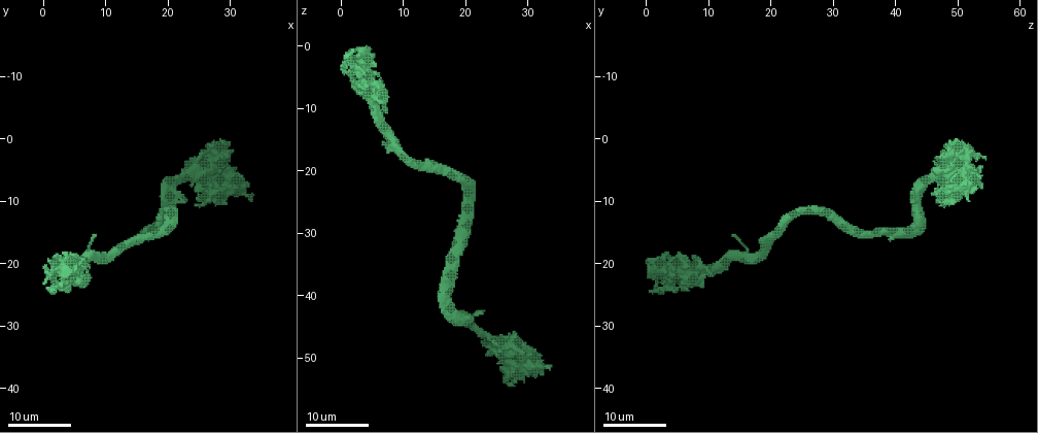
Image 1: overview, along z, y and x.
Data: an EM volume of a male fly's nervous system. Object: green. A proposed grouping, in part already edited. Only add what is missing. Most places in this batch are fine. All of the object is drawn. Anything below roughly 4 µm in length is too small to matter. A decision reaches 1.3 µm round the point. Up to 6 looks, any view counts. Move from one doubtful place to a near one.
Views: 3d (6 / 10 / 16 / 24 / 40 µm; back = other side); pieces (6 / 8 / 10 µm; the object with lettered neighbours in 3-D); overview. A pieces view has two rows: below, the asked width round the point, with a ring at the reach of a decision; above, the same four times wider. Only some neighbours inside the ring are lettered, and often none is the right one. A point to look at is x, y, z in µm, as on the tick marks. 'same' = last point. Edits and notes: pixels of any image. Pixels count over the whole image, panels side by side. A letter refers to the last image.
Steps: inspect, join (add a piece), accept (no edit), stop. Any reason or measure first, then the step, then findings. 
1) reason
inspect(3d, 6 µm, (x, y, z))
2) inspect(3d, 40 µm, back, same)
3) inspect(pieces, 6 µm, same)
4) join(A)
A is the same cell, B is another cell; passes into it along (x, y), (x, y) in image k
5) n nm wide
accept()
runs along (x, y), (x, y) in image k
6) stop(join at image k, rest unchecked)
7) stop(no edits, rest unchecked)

branch stops here
inspect(3d, 16 µm, (33.5, 10.0, 51.5))

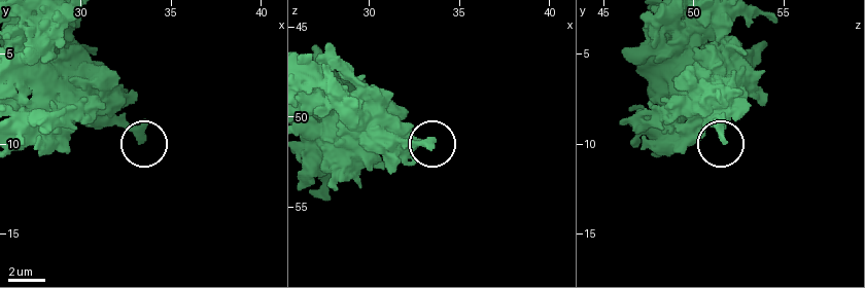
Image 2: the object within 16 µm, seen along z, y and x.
inspect(pieces, 10 µm, (33.4, 9.8, 51.7))

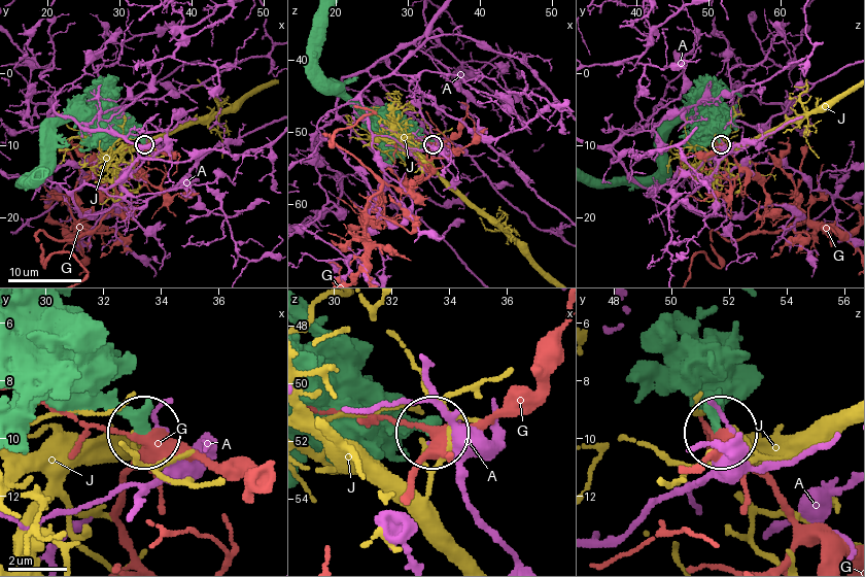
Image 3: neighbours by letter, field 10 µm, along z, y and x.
300 nm wide
accept()
A, G and J are other cells; no lettered piece goes on from it

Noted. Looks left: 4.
branch stops here
inspect(3d, 24 µm, (8.0, 15.5, 14.0))

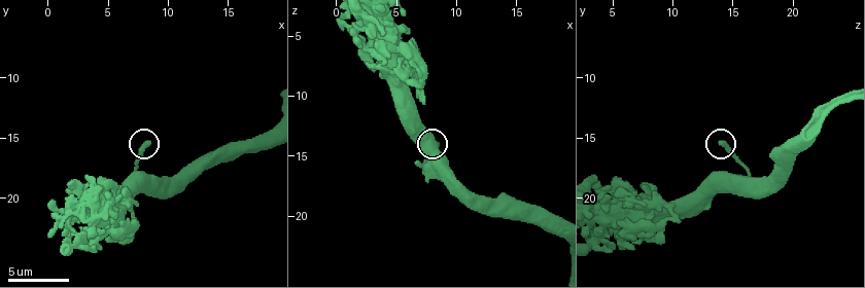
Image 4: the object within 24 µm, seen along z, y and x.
what lies round it
inspect(pieces, 8 µm, (8.2, 15.6, 14.0))

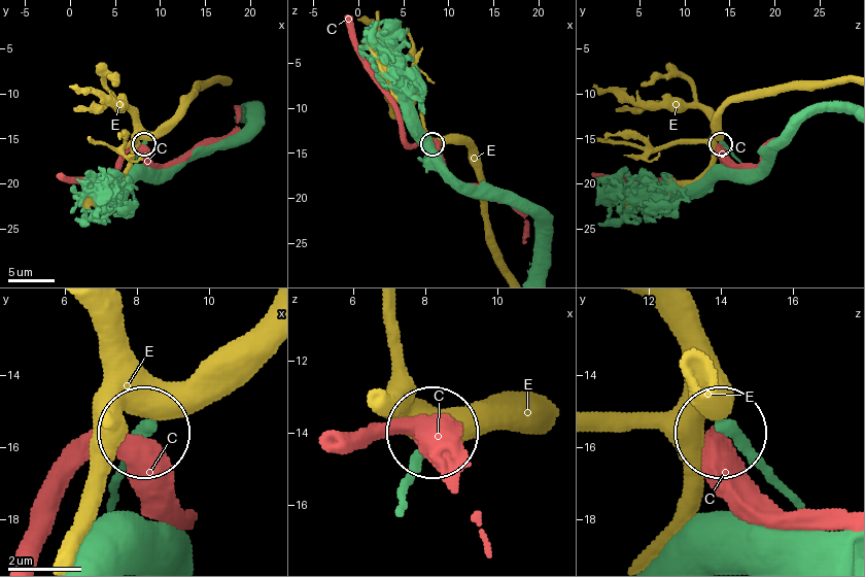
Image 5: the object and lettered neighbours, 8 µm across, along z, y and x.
accept()
C and E are other cells; no lettered piece goes on from it

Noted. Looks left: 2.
long arm stops here
inspect(3d, 16 µm, (2.0, 24.5, 1.0))

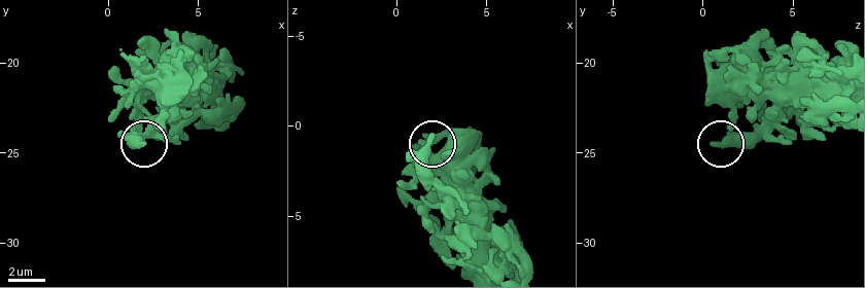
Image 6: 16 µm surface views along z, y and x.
inspect(pieces, 8 µm, (1.9, 24.4, 0.7))

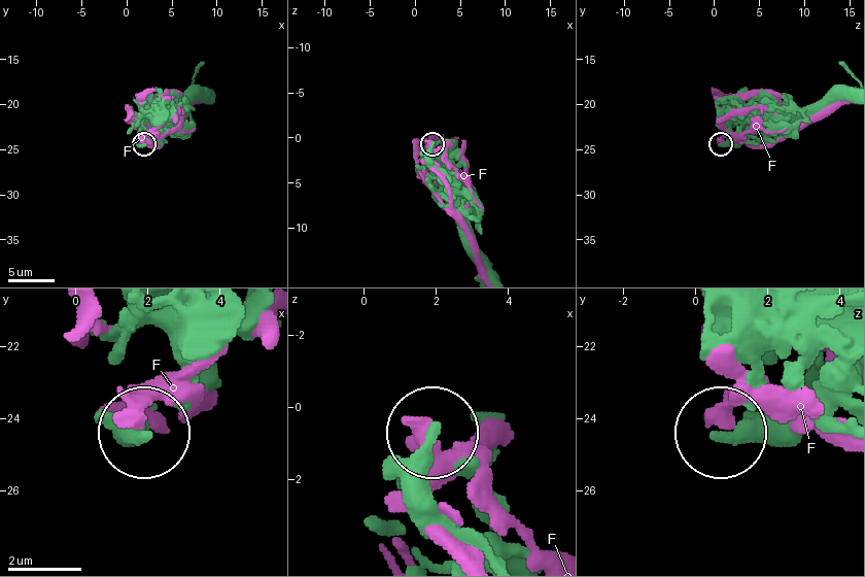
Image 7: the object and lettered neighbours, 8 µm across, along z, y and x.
320 nm wide
accept()
F is another cell; none of them fits

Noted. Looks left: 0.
stop(no edits, rest unchecked)

